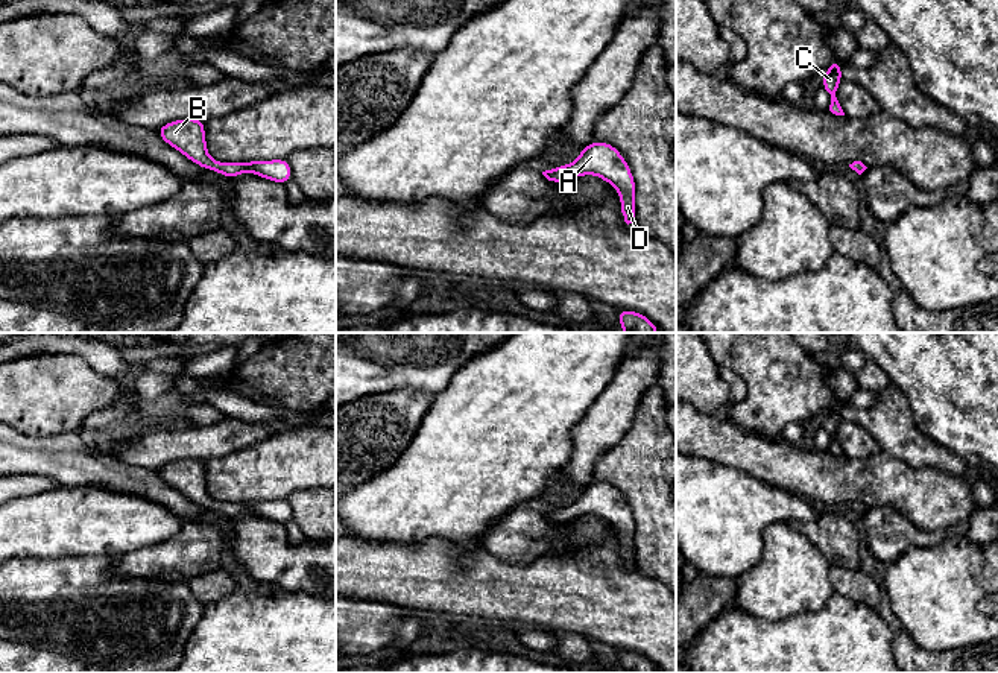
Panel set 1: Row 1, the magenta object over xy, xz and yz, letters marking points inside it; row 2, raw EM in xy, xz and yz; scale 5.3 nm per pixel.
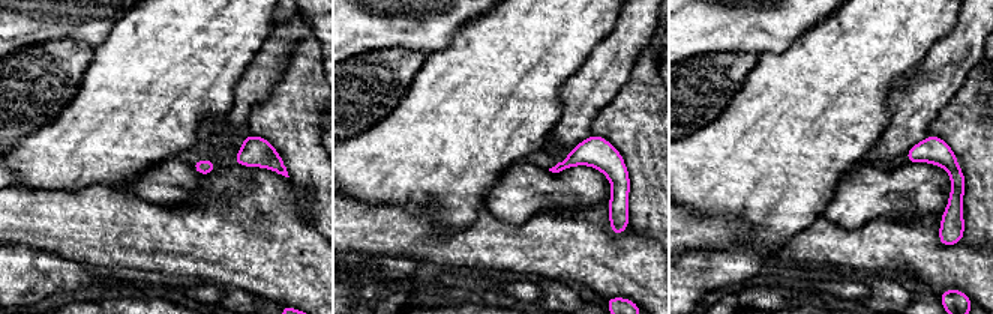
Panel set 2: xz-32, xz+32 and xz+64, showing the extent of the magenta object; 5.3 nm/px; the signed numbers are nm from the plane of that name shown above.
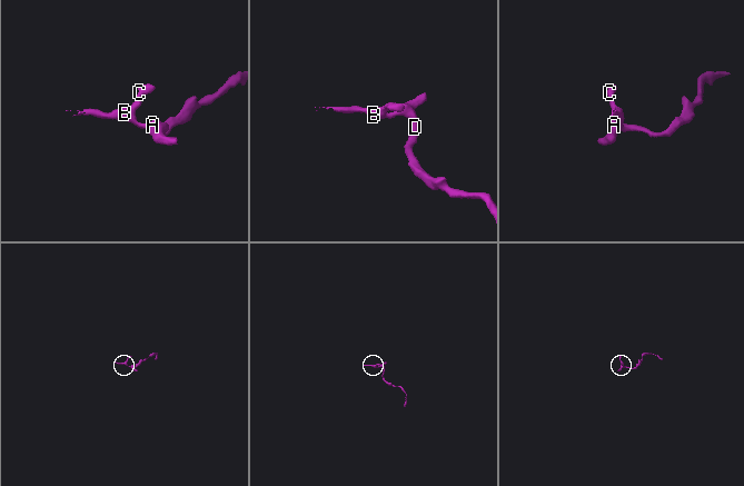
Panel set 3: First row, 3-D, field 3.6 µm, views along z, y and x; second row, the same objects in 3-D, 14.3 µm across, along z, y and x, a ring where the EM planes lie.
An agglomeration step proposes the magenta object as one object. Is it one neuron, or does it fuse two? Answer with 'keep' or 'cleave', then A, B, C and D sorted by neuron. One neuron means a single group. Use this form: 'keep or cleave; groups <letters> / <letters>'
keep; groups A B C D

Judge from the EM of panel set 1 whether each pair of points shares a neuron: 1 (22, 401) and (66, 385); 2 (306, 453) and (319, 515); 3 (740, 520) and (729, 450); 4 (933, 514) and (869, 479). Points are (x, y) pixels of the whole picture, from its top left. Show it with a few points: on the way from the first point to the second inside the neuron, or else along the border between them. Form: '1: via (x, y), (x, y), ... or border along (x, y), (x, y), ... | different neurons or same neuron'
1: via (32, 395), (55, 392) | same neuron
2: border along (319, 486), (293, 491), (284, 499) | different neurons
3: border along (697, 458), (729, 465), (764, 482) | different neurons
4: via (918, 499), (909, 489), (884, 480) | same neuron

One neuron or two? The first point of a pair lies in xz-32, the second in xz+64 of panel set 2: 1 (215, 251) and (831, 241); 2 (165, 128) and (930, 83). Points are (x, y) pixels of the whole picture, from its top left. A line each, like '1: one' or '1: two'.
1: one
2: two

